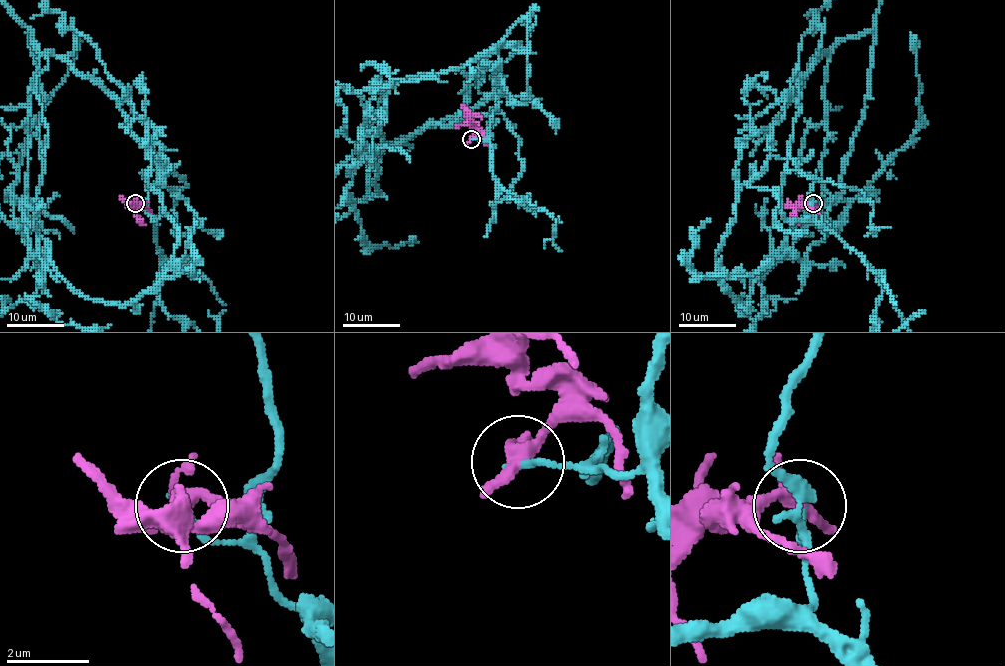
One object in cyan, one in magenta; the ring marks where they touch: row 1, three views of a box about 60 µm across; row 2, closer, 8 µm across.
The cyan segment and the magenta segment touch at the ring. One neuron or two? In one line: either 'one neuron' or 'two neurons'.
two neurons

